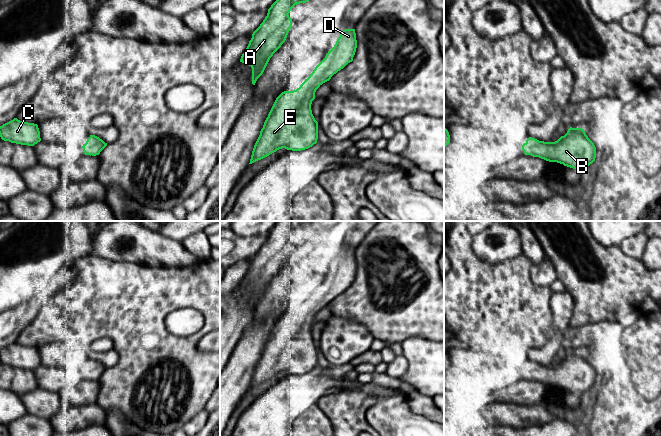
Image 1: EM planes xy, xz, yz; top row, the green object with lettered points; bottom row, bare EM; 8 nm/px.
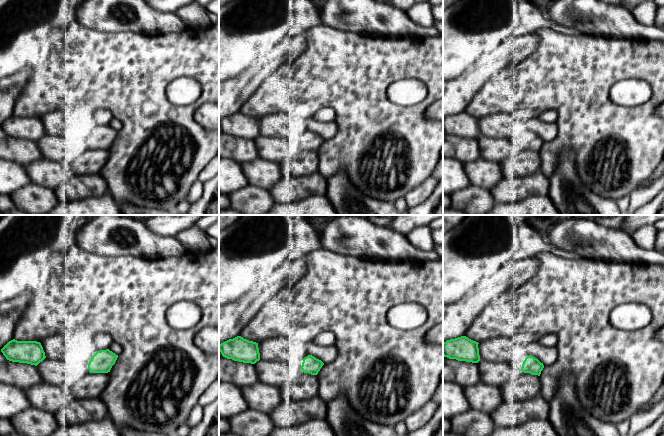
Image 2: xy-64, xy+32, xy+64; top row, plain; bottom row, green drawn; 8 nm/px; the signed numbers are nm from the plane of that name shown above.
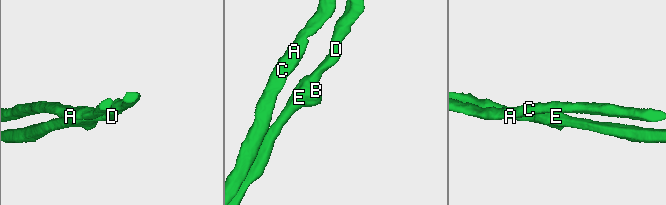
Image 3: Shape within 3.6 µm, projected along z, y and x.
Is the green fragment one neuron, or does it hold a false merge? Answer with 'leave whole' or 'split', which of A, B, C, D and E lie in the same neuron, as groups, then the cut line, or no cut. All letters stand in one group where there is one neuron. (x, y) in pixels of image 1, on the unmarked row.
leave whole; groups A B C D E; cut none

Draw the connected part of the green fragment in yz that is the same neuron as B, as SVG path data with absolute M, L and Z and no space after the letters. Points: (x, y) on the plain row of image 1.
M570 351L567 357L555 366L529 361L522 369L522 374L525 379L557 386L576 394L587 392L596 382L596 371L582 352Z

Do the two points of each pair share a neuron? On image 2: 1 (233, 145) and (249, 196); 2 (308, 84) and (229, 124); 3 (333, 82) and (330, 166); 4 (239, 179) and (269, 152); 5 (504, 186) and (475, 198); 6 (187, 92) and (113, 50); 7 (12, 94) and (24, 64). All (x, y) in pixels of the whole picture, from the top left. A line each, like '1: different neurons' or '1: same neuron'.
1: same neuron
2: different neurons
3: same neuron
4: different neurons
5: same neuron
6: different neurons
7: different neurons

